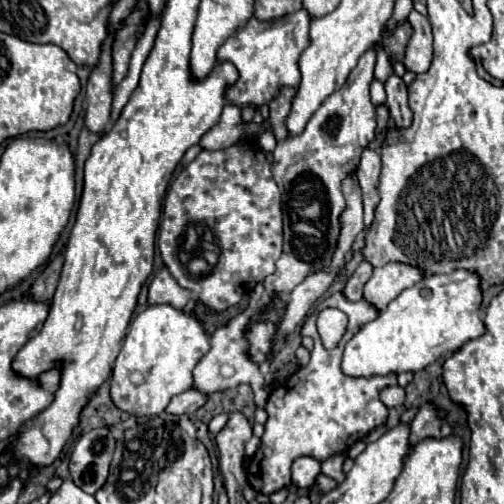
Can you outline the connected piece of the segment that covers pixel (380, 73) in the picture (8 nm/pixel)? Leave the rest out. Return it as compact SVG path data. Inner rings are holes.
M382 46L379 47L377 58L376 67L374 69L374 77L382 83L385 83L391 73L391 65L389 63L388 56L385 54Z

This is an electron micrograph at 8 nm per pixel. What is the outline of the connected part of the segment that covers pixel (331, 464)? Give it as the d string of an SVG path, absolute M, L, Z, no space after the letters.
M335 454L335 456L327 458L327 460L321 464L321 472L323 472L325 476L329 476L329 478L335 478L337 482L343 482L343 480L345 480L345 474L343 474L343 470L341 470L343 460L345 460L343 454Z

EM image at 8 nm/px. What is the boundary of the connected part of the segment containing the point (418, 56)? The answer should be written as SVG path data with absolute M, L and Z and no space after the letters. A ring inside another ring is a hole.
M411 12L407 18L413 26L413 36L407 44L407 54L405 54L405 68L415 72L415 74L423 74L427 72L427 68L431 66L433 60L433 34L431 34L431 24L425 16L421 16L419 12Z

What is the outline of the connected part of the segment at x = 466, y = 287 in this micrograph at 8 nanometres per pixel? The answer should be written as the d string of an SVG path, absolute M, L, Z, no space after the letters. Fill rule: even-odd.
M457 268L449 274L435 274L425 278L421 284L403 290L385 310L381 310L379 318L367 322L347 344L343 354L343 372L349 376L383 376L389 372L417 372L425 366L439 360L443 354L459 350L465 342L483 336L485 324L481 318L481 280L477 272L467 272Z

